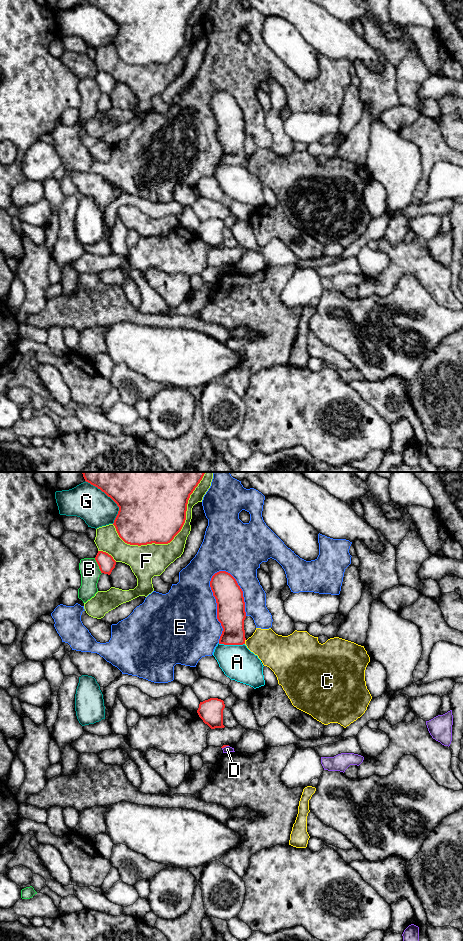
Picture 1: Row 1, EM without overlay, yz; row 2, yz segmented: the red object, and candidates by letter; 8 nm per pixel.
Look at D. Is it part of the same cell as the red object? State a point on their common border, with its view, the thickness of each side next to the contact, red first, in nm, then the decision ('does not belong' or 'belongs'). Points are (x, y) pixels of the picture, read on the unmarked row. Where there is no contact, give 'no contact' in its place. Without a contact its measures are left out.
contact yz (225, 266); calibres 20 and 60 nm; does not belong

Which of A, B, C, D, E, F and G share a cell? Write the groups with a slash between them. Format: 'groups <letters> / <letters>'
groups A / B / C / D / E / F / G

